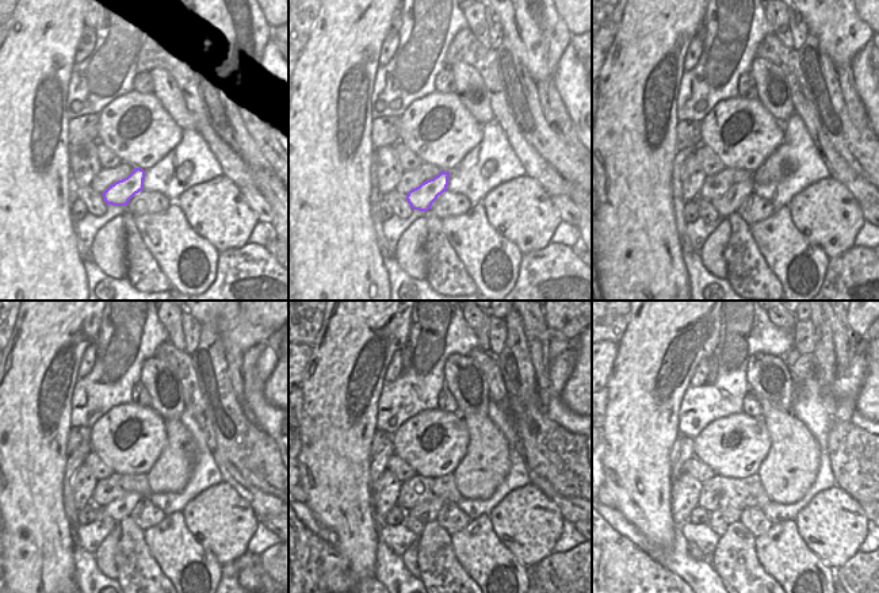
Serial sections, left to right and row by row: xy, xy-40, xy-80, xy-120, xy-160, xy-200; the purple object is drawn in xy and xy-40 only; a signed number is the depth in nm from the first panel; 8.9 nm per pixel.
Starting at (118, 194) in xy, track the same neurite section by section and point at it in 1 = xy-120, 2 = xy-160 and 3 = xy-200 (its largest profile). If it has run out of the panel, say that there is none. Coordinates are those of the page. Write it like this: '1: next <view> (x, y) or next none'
1: next xy-120 (121, 508)
2: next xy-160 (424, 513)
3: next xy-200 (727, 516)

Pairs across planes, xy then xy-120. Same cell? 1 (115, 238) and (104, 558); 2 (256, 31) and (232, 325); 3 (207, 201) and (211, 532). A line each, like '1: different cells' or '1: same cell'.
1: same cell
2: same cell
3: same cell

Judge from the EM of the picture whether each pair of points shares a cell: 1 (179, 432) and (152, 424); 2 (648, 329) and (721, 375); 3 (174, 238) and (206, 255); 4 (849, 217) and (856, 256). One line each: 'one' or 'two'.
1: two
2: two
3: one
4: two

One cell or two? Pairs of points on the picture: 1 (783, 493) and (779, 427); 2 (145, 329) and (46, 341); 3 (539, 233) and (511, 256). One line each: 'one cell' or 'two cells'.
1: one cell
2: two cells
3: two cells

